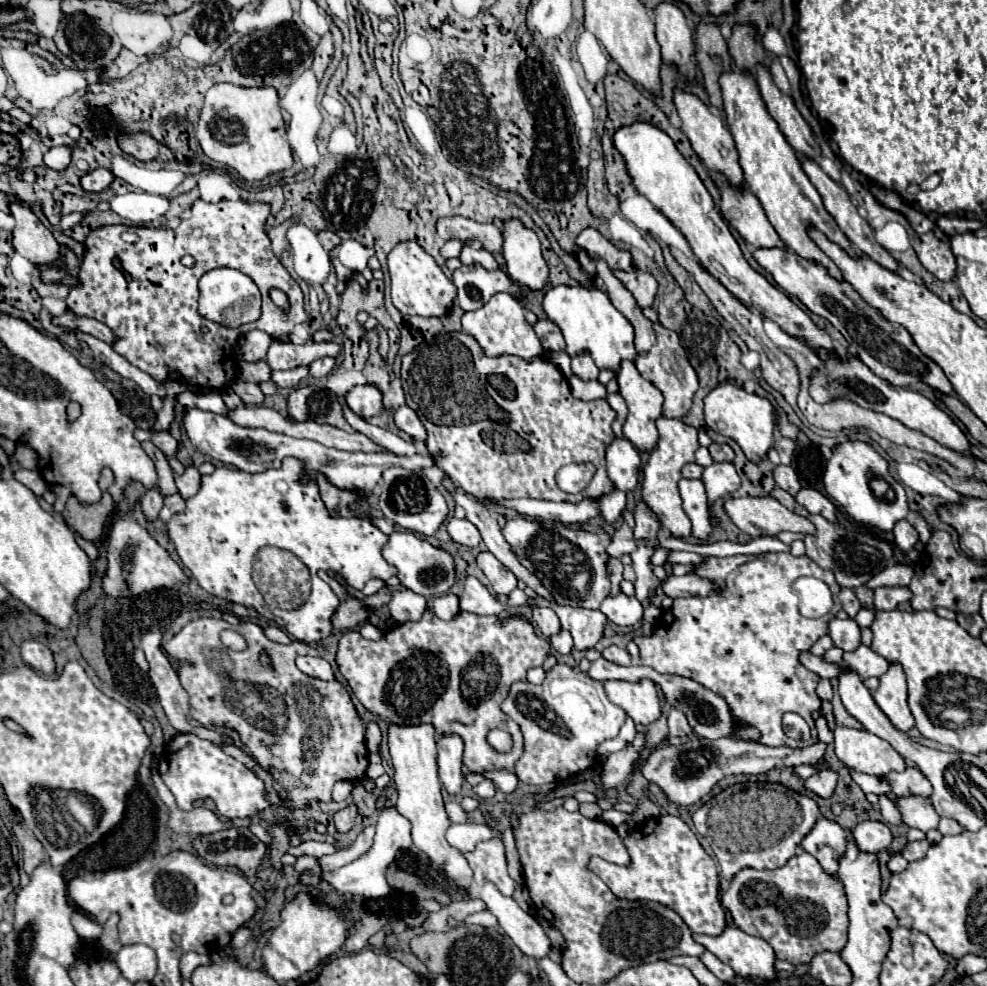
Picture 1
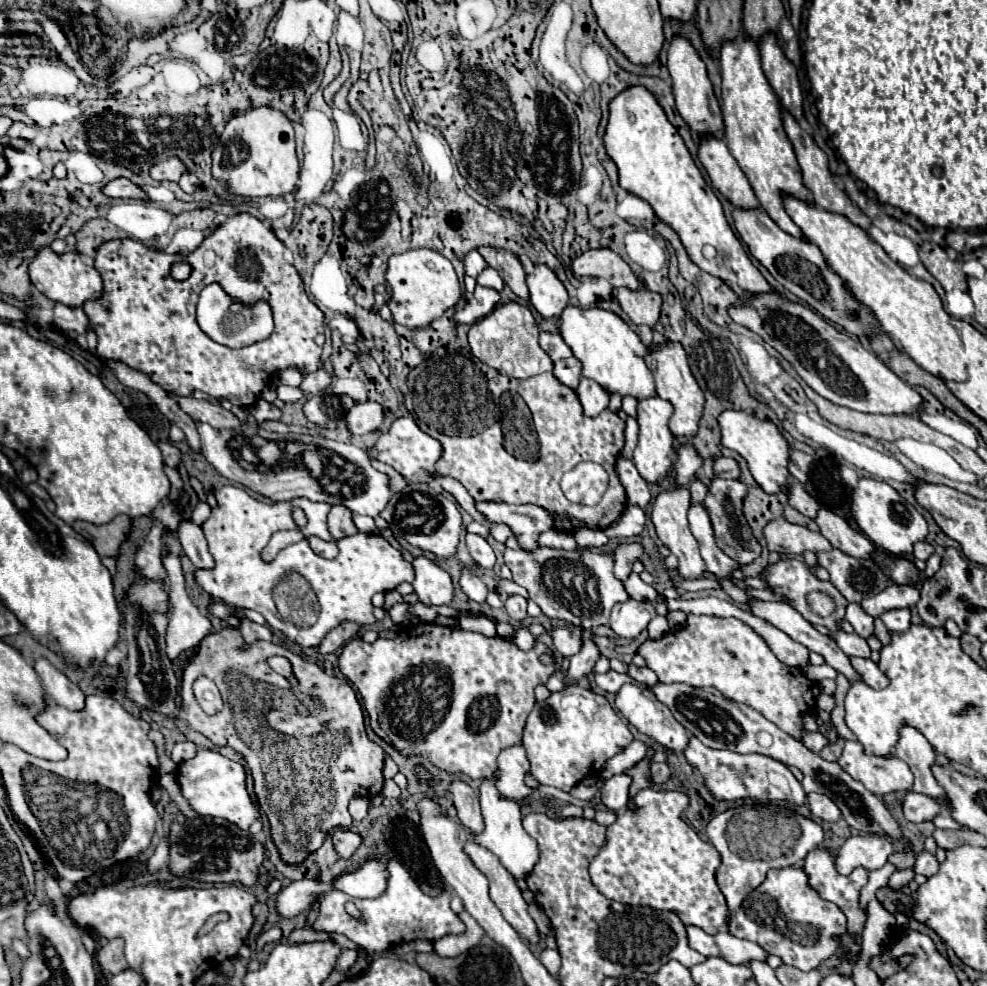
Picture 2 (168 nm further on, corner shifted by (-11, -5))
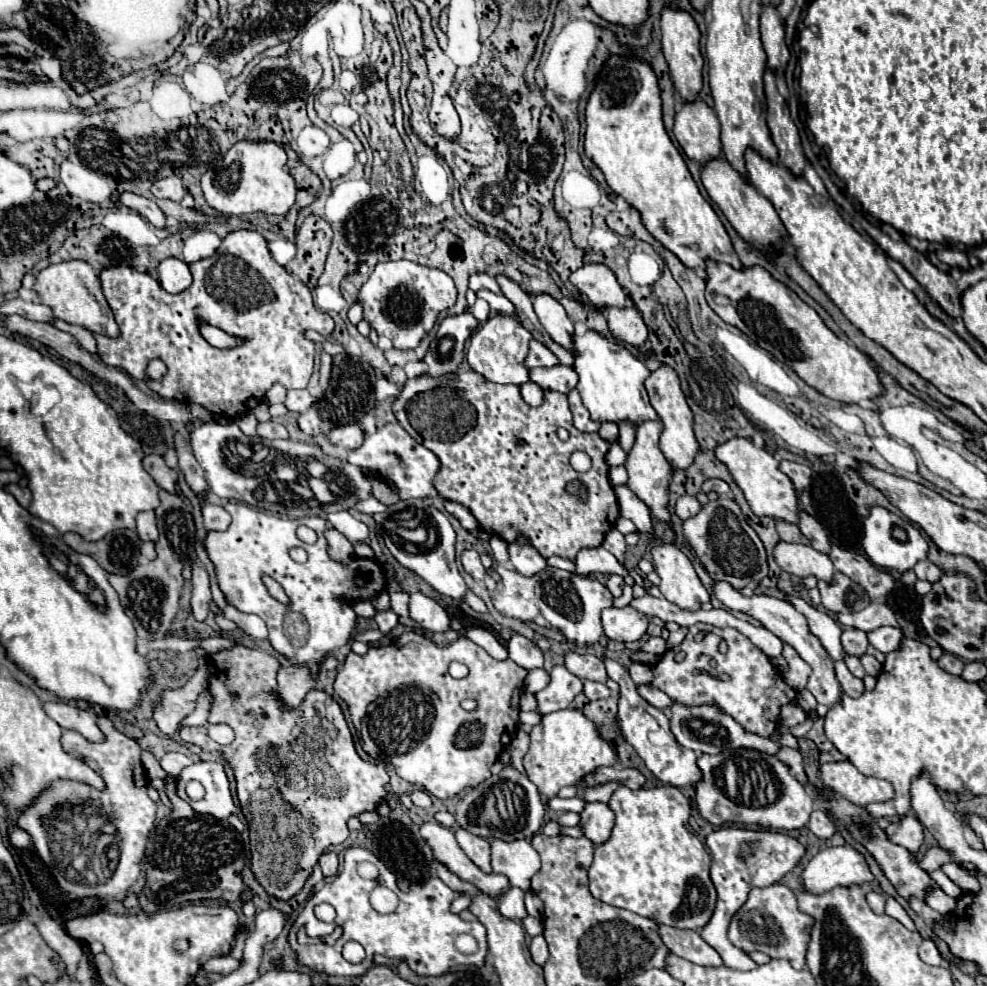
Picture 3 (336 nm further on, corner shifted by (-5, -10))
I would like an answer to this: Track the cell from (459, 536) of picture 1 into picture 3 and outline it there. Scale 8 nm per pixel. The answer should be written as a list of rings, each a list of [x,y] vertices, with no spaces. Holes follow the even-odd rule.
[[[465,549],[463,555],[461,555],[461,563],[463,563],[465,571],[467,571],[475,581],[481,581],[481,579],[487,575],[487,571],[485,571],[481,559],[479,559],[479,553],[477,553],[475,549]]]

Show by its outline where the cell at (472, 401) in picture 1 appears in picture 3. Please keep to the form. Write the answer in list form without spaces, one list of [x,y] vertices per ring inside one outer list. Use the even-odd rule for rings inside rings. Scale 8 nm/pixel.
[[[467,371],[467,387],[459,387],[453,381],[453,373],[447,377],[449,383],[421,391],[415,387],[415,379],[409,379],[393,403],[393,413],[401,427],[417,443],[431,449],[441,461],[439,473],[433,477],[433,487],[437,493],[447,501],[465,505],[479,521],[481,529],[485,529],[489,535],[499,535],[511,543],[519,533],[523,533],[543,557],[559,555],[575,559],[579,549],[601,545],[603,537],[615,527],[619,517],[619,503],[609,481],[609,465],[605,459],[611,443],[599,433],[581,433],[573,425],[567,395],[563,393],[545,389],[543,403],[539,407],[531,407],[523,401],[519,385],[493,385],[473,371]],[[561,427],[569,431],[567,441],[561,441],[557,435],[557,429]],[[573,451],[583,451],[591,457],[593,465],[587,473],[577,473],[569,465]],[[571,479],[581,479],[587,485],[587,503],[579,503],[579,499],[565,491],[565,485]]]

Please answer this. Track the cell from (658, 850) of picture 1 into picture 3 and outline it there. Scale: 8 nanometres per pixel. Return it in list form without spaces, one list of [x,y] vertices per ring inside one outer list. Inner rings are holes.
[[[661,785],[655,789],[629,789],[619,787],[609,801],[615,811],[615,827],[611,837],[595,849],[595,859],[589,867],[589,891],[595,899],[633,911],[641,917],[649,917],[661,925],[671,925],[677,929],[703,929],[713,915],[713,905],[717,901],[715,887],[709,879],[711,855],[695,833],[687,829],[687,819],[691,811],[689,799],[681,789],[671,785]]]

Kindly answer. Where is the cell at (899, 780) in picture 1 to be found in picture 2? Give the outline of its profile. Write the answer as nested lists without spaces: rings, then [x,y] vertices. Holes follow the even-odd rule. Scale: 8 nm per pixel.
[[[907,792],[903,800],[903,812],[905,820],[919,824],[933,820],[939,814],[939,804],[935,804],[935,800],[927,800],[927,796],[919,796],[917,792]]]

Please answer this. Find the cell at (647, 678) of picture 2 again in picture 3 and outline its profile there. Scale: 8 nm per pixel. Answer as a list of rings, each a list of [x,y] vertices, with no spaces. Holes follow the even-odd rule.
[[[637,685],[637,691],[639,691],[639,695],[643,697],[643,699],[647,699],[651,705],[655,705],[657,709],[667,709],[673,701],[661,691],[661,689],[657,689],[657,687],[653,687],[653,685]]]

